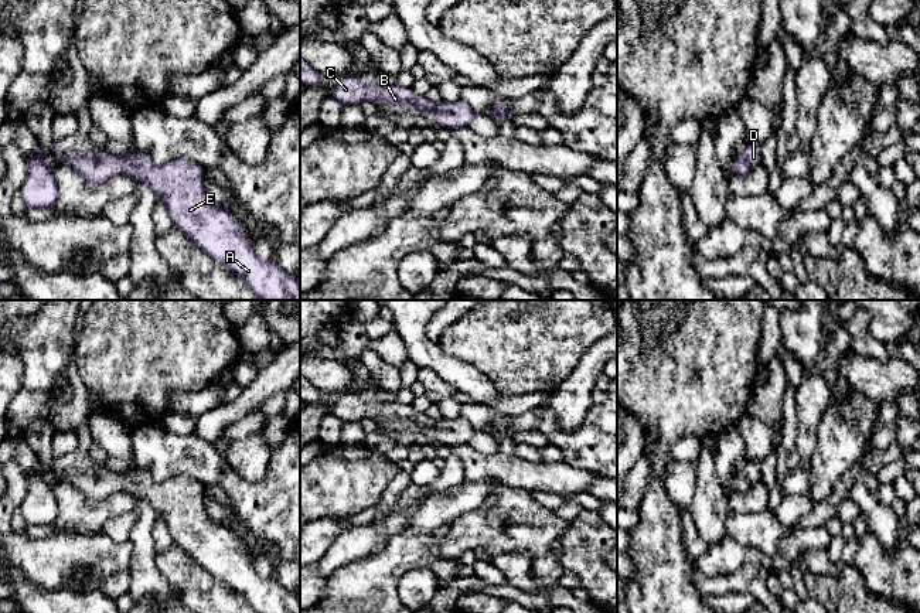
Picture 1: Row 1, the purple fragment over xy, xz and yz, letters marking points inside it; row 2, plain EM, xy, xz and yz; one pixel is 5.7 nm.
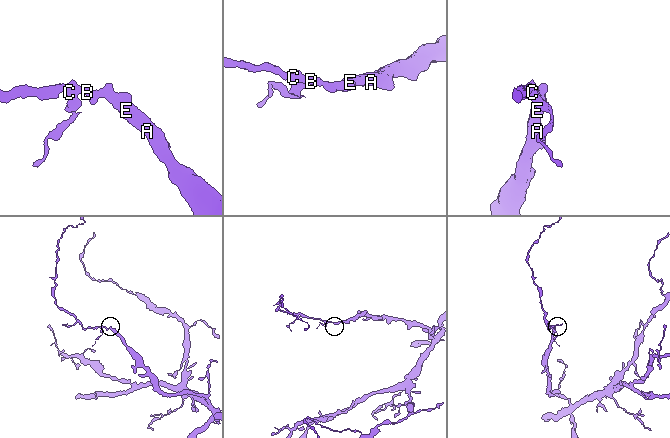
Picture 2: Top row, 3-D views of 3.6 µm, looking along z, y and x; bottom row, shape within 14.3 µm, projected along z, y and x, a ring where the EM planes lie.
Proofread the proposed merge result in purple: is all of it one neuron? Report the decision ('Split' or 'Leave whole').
Leave whole

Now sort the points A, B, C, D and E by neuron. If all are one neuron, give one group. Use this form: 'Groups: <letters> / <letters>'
Groups: A B C D E

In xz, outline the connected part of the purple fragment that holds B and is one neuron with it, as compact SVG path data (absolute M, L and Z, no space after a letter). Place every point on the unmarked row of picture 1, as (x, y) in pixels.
M345 392L331 406L331 415L343 422L357 422L372 419L375 422L386 420L396 426L413 425L425 432L430 432L442 445L459 447L467 445L471 437L481 430L476 429L468 420L432 419L426 413L418 413L412 405L401 402L365 402L360 392Z

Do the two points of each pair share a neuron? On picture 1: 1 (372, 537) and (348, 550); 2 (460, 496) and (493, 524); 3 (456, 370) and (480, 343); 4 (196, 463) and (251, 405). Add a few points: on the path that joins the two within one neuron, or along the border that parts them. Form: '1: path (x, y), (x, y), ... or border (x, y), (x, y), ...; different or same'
1: path (367, 537), (354, 544); same
2: border (494, 483), (490, 496), (479, 507), (449, 524); different
3: border (436, 341), (453, 357), (476, 367), (490, 381); different
4: border (193, 433), (214, 443); different

